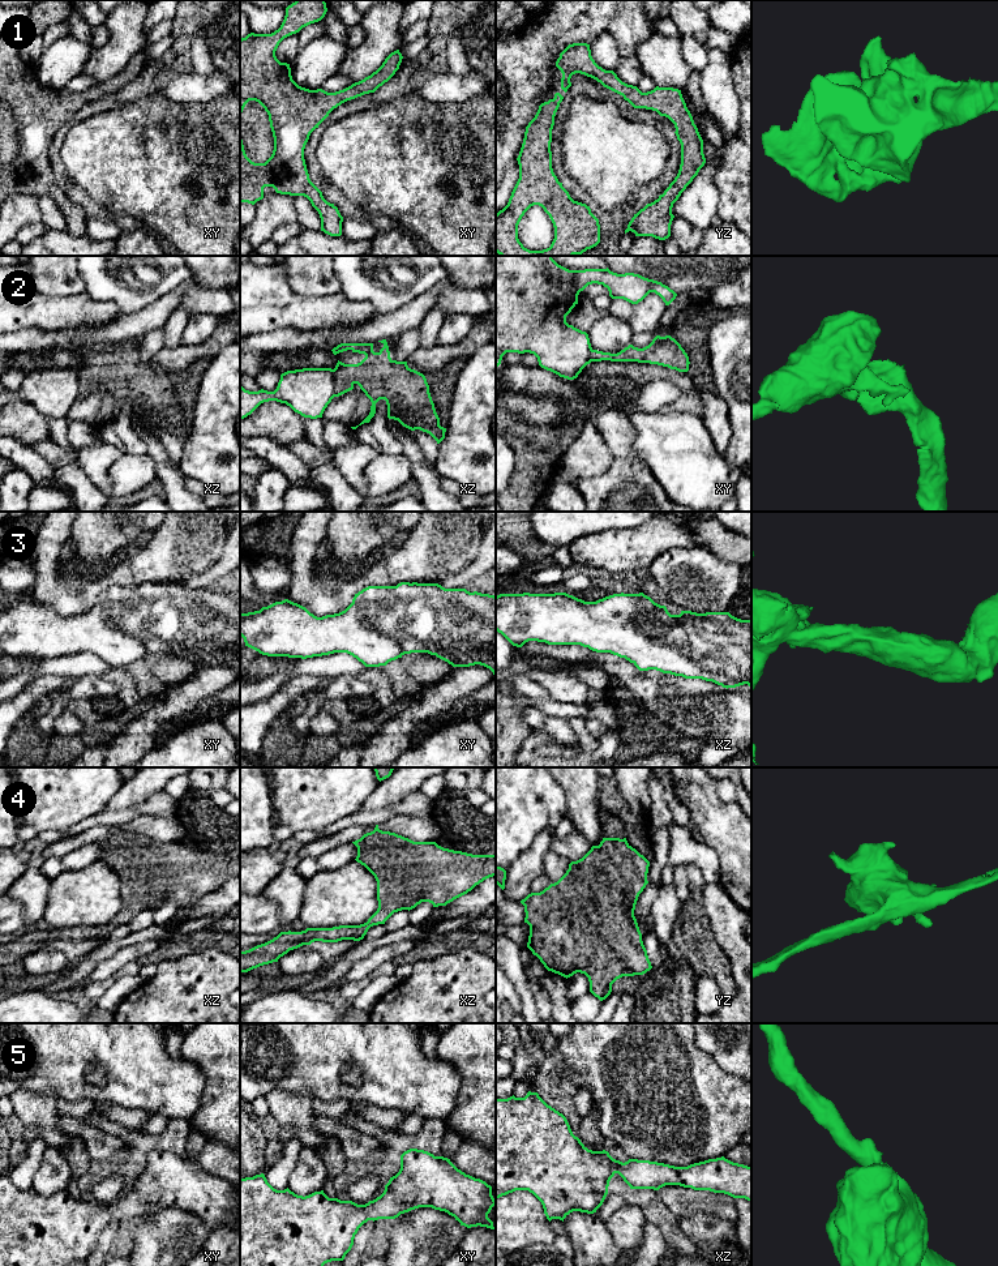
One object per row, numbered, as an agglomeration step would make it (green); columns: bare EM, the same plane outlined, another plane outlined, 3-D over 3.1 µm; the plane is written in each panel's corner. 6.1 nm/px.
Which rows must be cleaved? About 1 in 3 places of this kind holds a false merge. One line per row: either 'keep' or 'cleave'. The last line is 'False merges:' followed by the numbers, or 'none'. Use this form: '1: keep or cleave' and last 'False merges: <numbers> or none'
1: keep
2: cleave
3: keep
4: keep
5: keep
False merges: 2

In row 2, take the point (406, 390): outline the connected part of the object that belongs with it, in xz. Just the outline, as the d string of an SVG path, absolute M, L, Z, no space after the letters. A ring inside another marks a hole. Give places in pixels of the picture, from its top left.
M386 339L378 342L384 345L378 352L373 351L373 343L340 343L331 350L334 355L347 350L365 355L365 358L357 364L344 364L338 360L334 368L334 397L339 397L352 390L354 385L357 384L372 402L369 415L359 425L369 423L376 414L376 403L380 399L385 399L389 419L398 420L403 427L411 431L420 429L427 432L437 441L437 444L440 444L445 439L446 428L440 425L440 418L436 412L425 376L415 369L411 369L407 365L407 362L393 360L390 358ZM359 425L351 428L356 429Z

